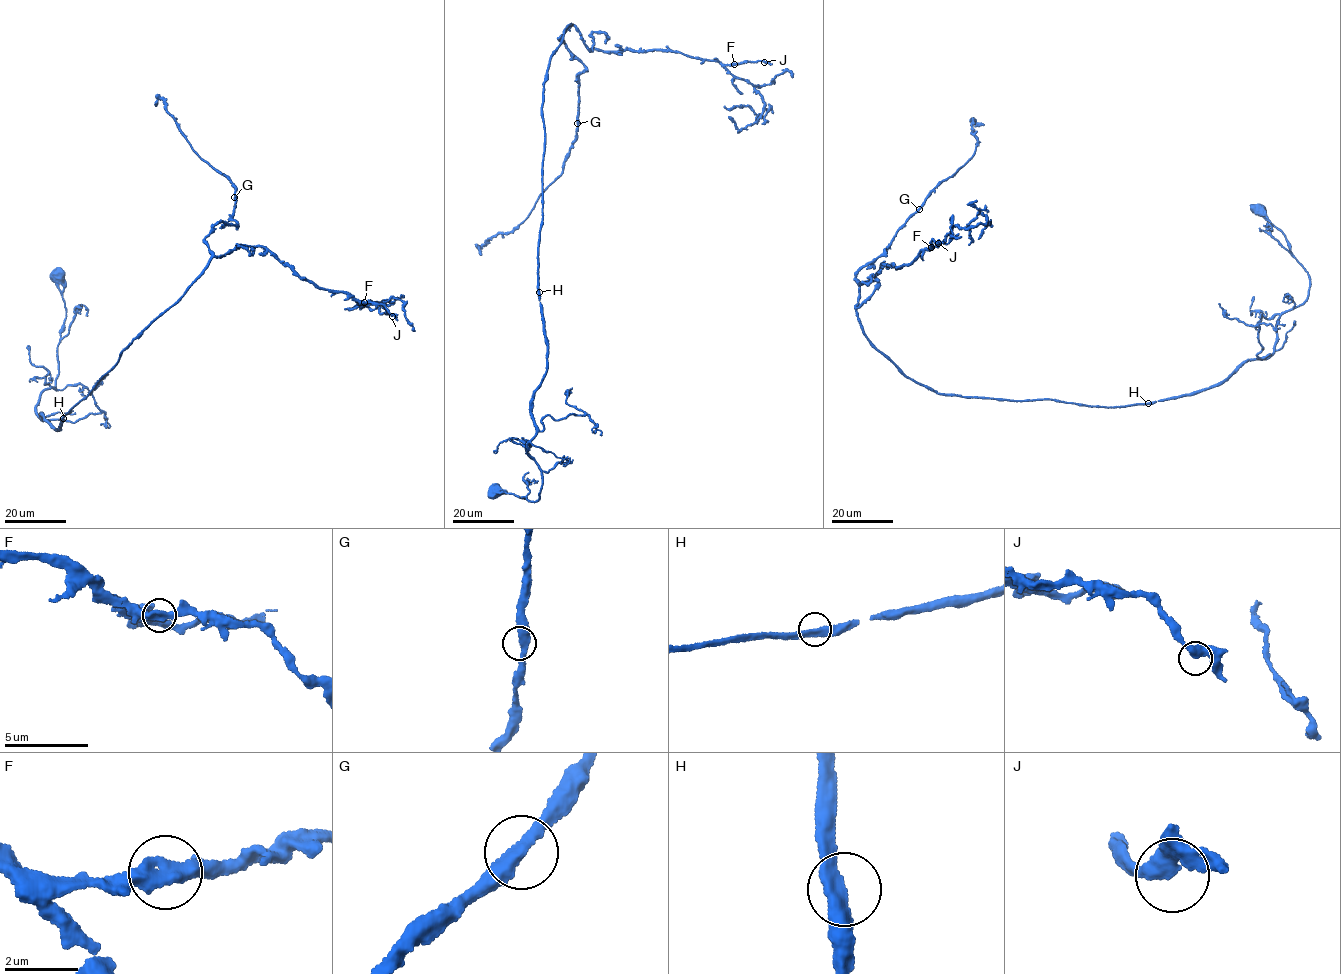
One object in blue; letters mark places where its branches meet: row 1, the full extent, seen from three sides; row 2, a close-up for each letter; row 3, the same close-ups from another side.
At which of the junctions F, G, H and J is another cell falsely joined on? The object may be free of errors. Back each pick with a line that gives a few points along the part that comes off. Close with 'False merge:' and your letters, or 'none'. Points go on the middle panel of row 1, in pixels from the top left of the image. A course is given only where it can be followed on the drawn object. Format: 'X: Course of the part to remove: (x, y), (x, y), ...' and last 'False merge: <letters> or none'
False merge: none

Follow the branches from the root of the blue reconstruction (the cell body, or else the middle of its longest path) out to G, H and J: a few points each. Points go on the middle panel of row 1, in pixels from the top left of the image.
G: (494, 492), (534, 501), (543, 484), (542, 102), (571, 24), (577, 123)
H: (494, 492), (534, 501), (540, 497), (541, 470), (527, 452), (536, 430), (532, 402), (547, 365), (539, 292)
J: (494, 492), (534, 501), (543, 484), (527, 452), (548, 351), (542, 102), (564, 29), (590, 50), (764, 62)

